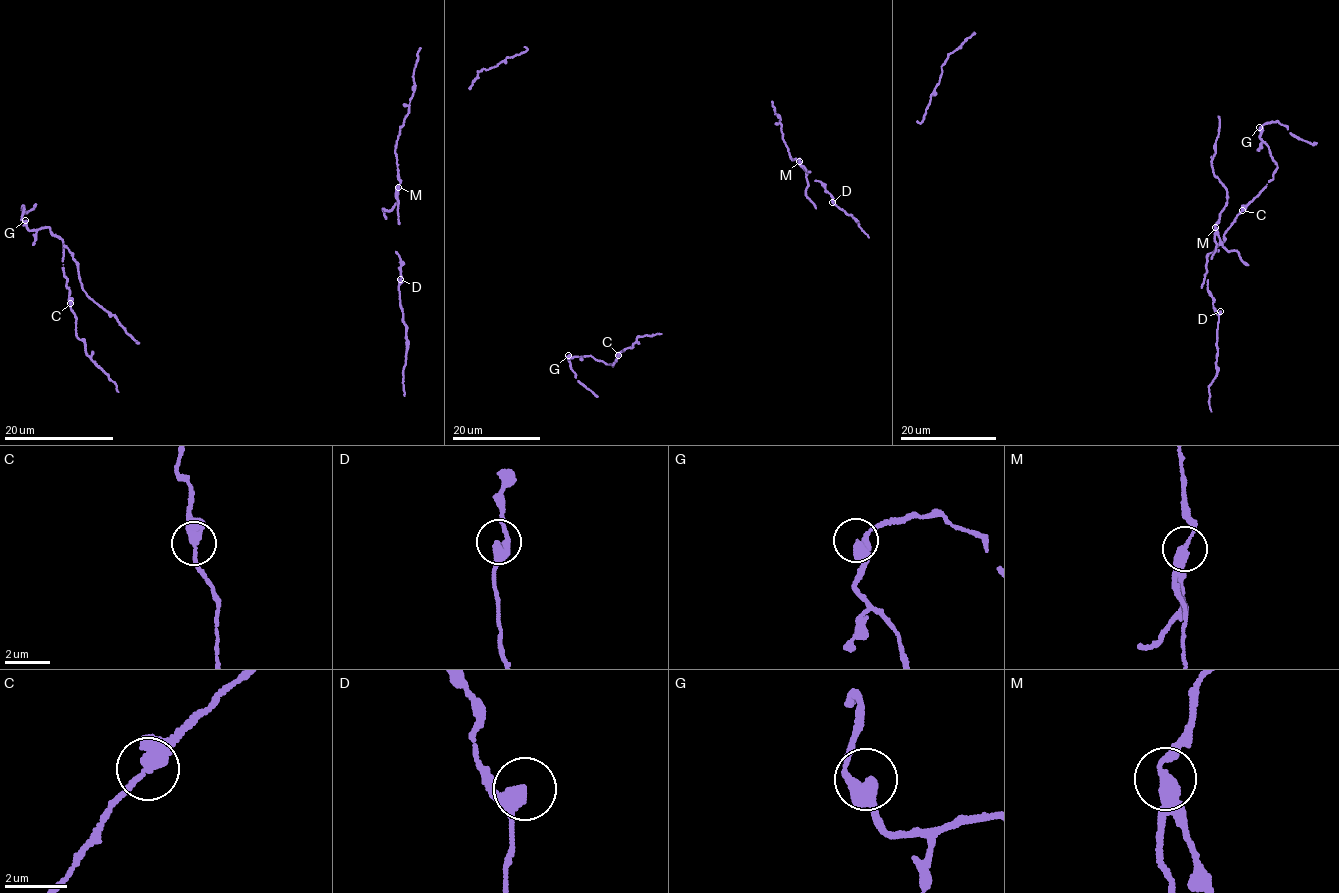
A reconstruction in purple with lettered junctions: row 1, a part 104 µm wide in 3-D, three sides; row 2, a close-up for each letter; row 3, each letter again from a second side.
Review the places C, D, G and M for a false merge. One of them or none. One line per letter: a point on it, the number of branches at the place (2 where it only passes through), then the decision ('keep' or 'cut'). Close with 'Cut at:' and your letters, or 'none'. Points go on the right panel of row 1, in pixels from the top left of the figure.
C: (1242, 210) | 2 | keep
D: (1220, 311) | 2 | keep
G: (1259, 127) | 2 | keep
M: (1215, 227) | 2 | cut
Cut at: M

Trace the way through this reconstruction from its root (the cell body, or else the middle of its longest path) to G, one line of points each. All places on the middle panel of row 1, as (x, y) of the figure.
G: (624, 350), (612, 366), (590, 356), (568, 355)

